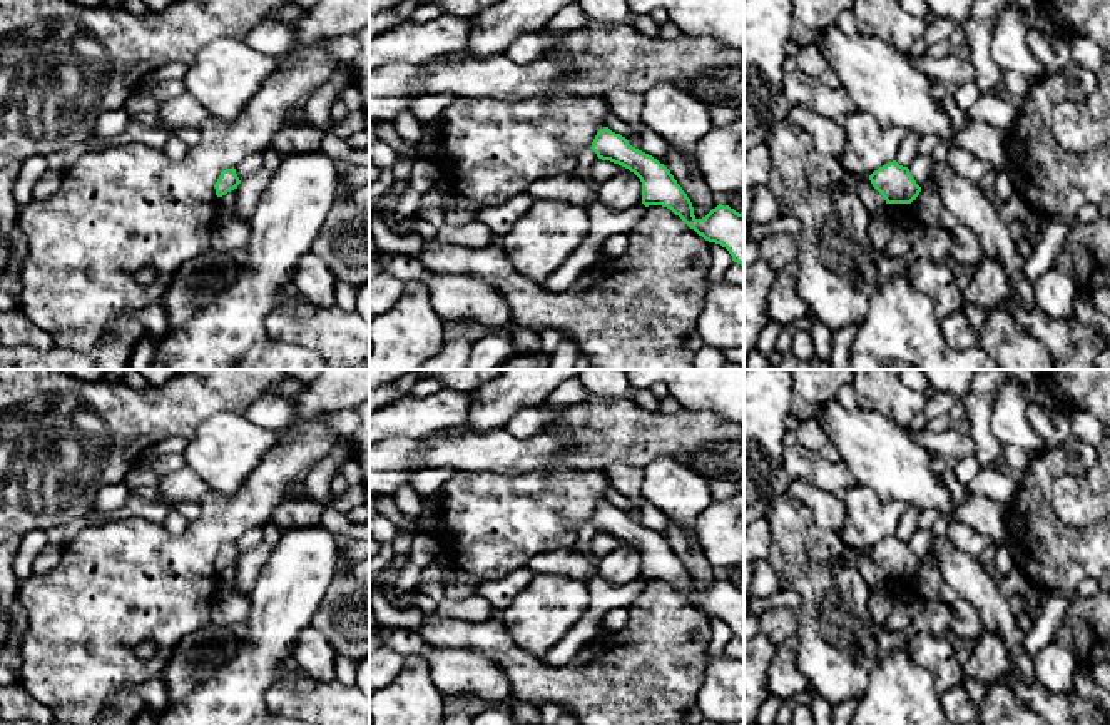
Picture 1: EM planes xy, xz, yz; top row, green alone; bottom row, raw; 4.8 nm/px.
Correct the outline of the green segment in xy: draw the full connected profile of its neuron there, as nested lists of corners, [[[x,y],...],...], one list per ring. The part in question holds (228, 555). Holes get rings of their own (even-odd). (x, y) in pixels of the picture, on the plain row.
[[[226,543],[221,546],[217,556],[214,558],[214,563],[216,563],[216,570],[217,571],[222,571],[226,570],[227,566],[237,563],[237,560],[241,558],[237,548],[236,548],[236,543]]]

